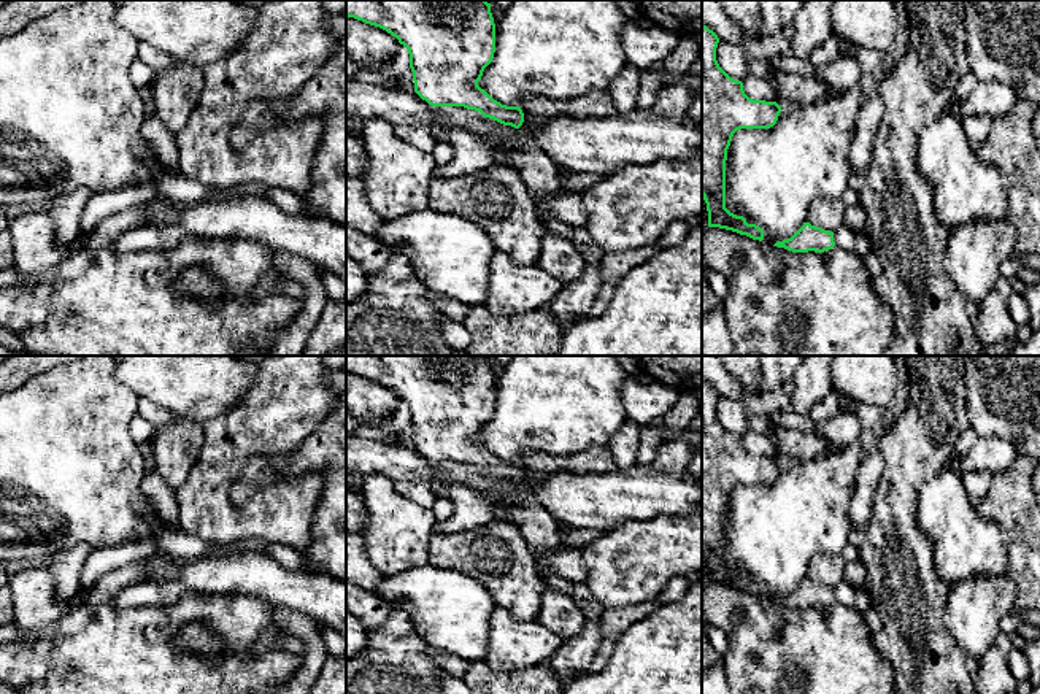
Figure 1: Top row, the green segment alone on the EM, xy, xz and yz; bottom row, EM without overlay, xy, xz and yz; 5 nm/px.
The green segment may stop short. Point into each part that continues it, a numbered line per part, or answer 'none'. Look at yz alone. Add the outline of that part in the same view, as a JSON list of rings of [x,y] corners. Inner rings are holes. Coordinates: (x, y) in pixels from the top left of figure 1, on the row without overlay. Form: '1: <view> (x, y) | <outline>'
1: yz (845, 594) | [[[846,581],[834,588],[834,597],[837,603],[848,607],[848,608],[854,608],[861,611],[862,615],[870,607],[867,589],[854,588],[848,584]]]

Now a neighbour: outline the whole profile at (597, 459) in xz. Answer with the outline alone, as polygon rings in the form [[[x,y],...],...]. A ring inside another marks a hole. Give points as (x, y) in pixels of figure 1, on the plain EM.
[[[592,446],[576,456],[549,456],[549,454],[522,454],[519,464],[524,473],[532,480],[541,475],[568,472],[568,473],[603,473],[616,468],[616,462],[608,446]]]

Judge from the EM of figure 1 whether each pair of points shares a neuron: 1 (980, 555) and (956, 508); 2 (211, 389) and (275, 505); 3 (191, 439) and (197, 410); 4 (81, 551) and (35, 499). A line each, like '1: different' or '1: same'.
1: same
2: different
3: different
4: different

